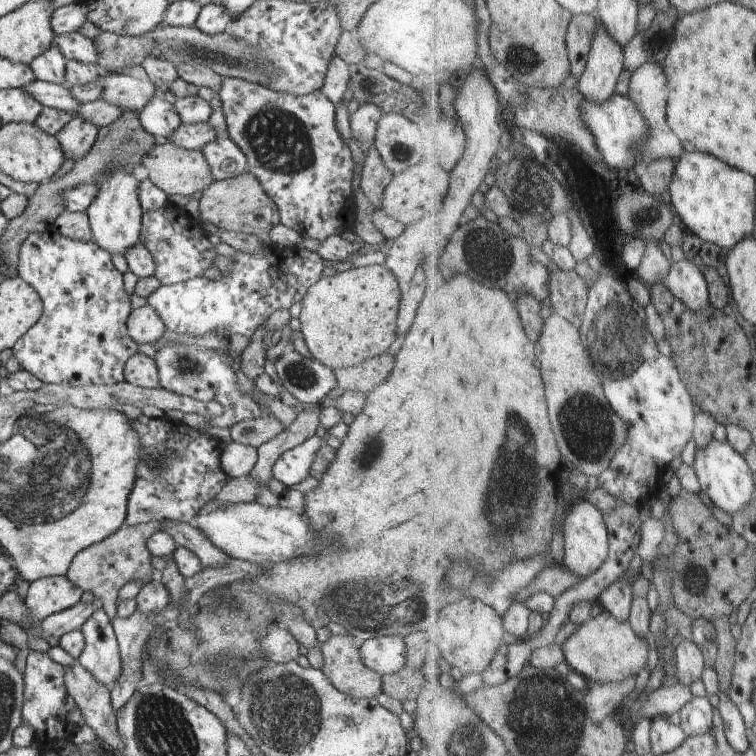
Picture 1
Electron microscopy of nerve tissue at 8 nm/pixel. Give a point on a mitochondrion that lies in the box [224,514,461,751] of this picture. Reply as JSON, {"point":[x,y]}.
{"point":[354,603]}

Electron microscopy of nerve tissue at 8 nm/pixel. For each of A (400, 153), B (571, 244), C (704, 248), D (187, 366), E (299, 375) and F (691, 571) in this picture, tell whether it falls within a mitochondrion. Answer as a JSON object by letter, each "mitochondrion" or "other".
{"A":"mitochondrion","B":"other","C":"other","D":"mitochondrion","E":"mitochondrion","F":"mitochondrion"}

